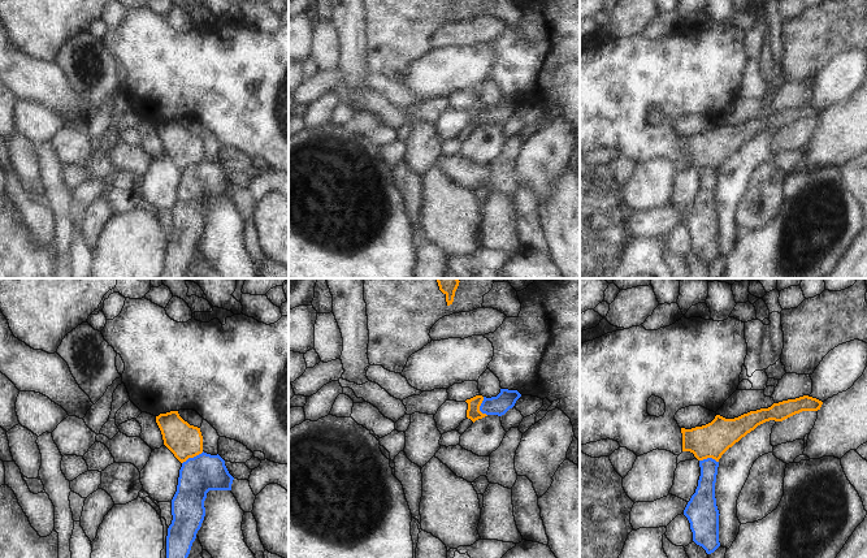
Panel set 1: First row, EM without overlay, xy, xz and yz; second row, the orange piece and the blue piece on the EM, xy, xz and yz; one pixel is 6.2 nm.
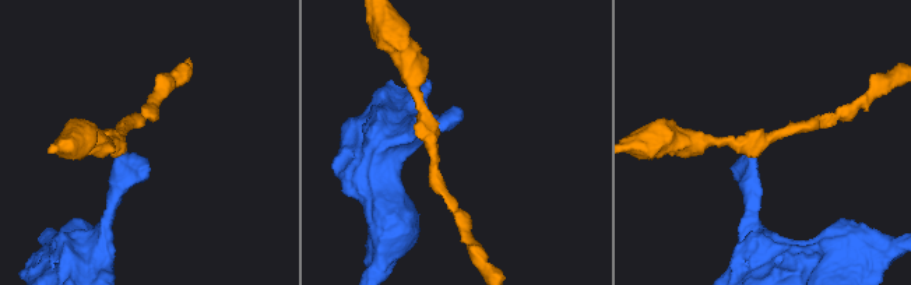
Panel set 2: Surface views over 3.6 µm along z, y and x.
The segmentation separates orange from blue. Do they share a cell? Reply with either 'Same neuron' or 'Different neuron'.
Different neuron

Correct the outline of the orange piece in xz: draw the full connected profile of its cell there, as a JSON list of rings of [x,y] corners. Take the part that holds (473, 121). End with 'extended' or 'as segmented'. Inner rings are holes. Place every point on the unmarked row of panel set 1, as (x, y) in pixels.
[[[476,104],[465,109],[468,112],[467,126],[471,127],[473,131],[478,127],[487,125],[486,122],[482,122],[480,120],[482,109],[484,109],[482,104]]]; as segmented

